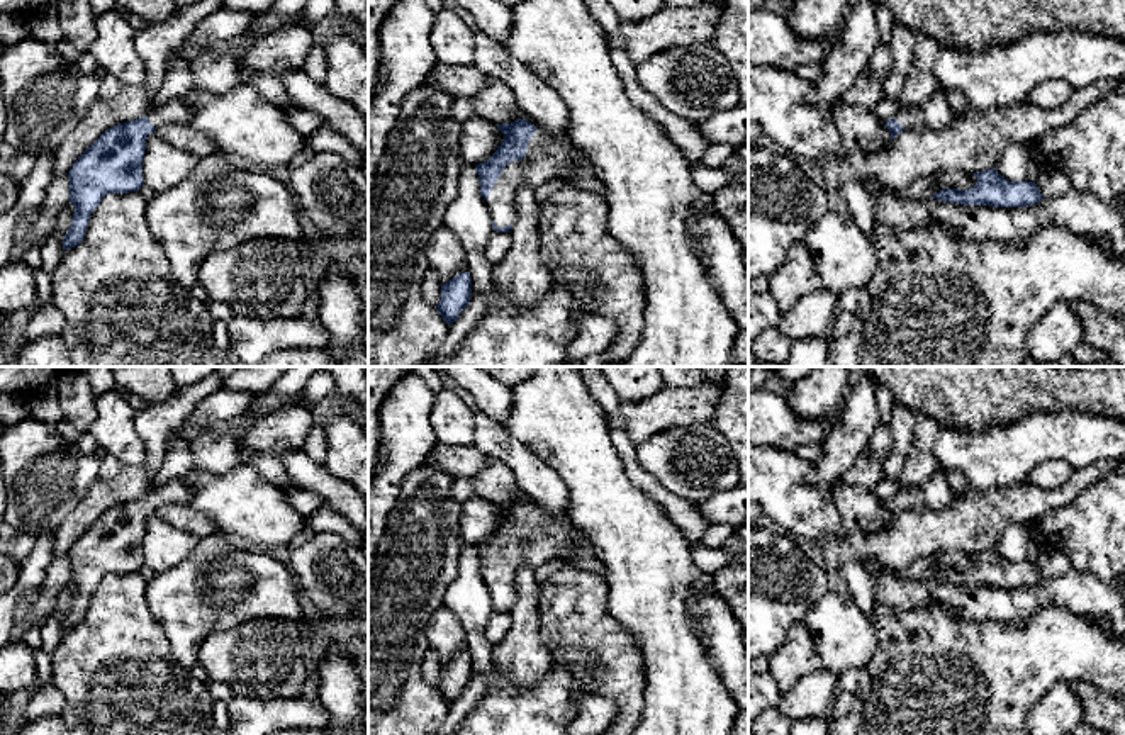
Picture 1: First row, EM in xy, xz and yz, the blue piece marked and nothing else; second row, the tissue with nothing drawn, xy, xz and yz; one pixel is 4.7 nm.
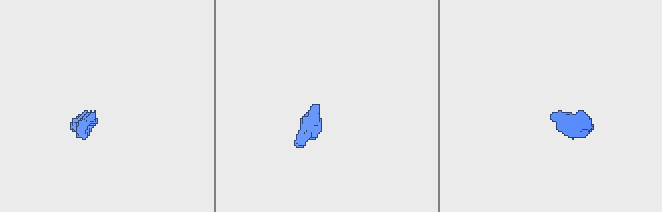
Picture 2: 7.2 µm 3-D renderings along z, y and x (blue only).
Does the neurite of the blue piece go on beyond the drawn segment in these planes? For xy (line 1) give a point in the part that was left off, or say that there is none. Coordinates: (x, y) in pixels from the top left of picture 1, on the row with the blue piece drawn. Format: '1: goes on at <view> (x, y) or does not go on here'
1: goes on at xy (177, 111)

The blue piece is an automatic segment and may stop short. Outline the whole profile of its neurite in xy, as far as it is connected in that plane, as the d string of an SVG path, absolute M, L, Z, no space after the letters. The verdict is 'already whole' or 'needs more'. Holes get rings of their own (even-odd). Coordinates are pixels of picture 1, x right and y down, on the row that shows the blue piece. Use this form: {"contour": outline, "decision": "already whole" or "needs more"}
{"contour": "M176 97L151 109L144 117L107 129L83 151L68 171L75 216L63 238L63 251L83 241L90 216L105 195L139 192L144 185L143 161L148 136L160 126L188 124L190 117L190 104L185 97Z", "decision": "needs more"}

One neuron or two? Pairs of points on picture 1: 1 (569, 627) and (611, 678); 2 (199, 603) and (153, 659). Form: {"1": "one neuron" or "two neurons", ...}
{"1": "one neuron", "2": "two neurons"}

